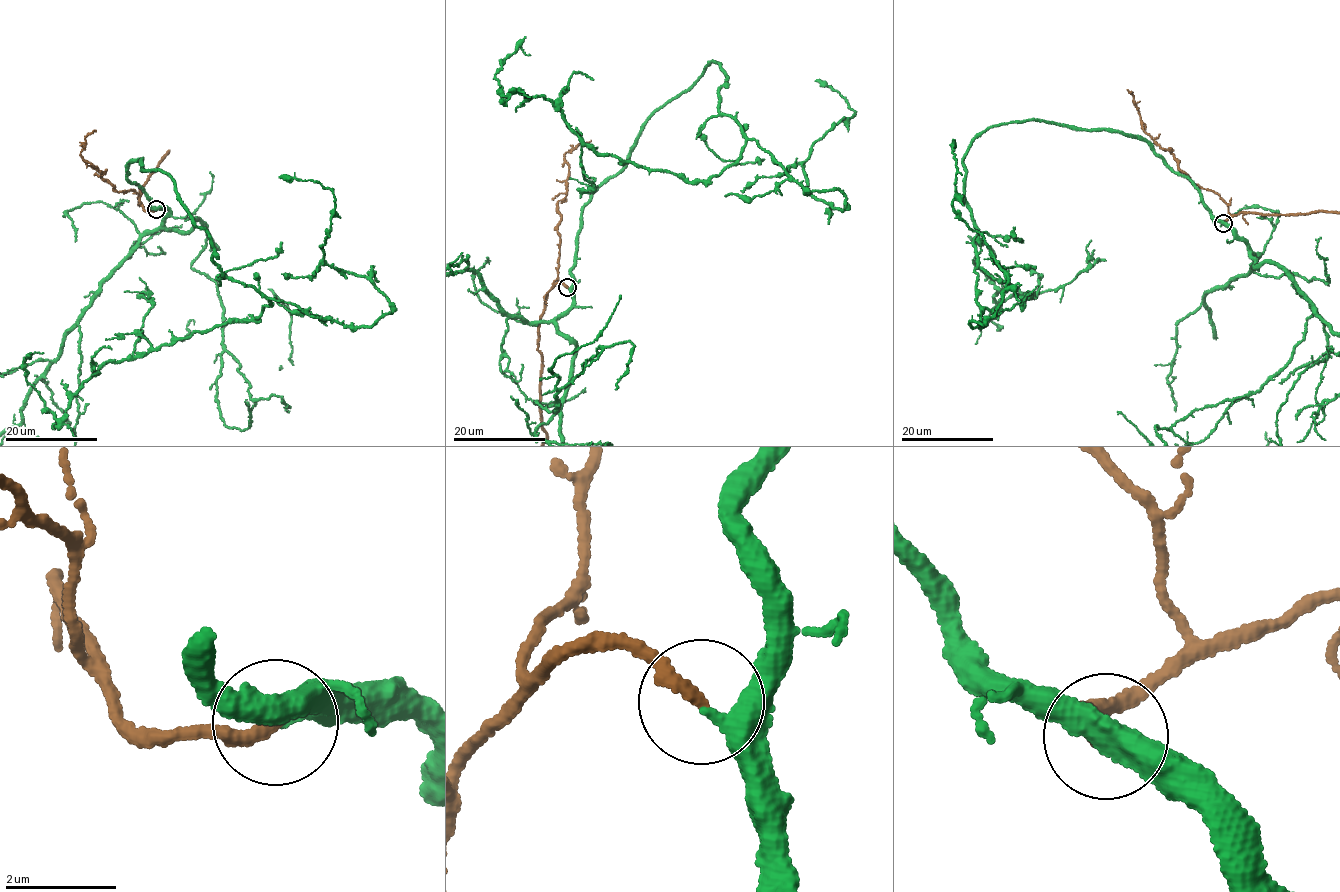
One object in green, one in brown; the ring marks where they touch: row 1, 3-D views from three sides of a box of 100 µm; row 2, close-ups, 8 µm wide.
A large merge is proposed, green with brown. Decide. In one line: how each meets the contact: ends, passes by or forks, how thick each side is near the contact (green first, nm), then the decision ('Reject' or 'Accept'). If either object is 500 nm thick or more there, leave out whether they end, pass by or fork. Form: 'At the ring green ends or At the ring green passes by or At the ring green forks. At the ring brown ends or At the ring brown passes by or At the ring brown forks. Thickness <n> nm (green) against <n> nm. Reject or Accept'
At the ring green ends. At the ring brown ends. Thickness 340 nm (green) against 240 nm. Accept

